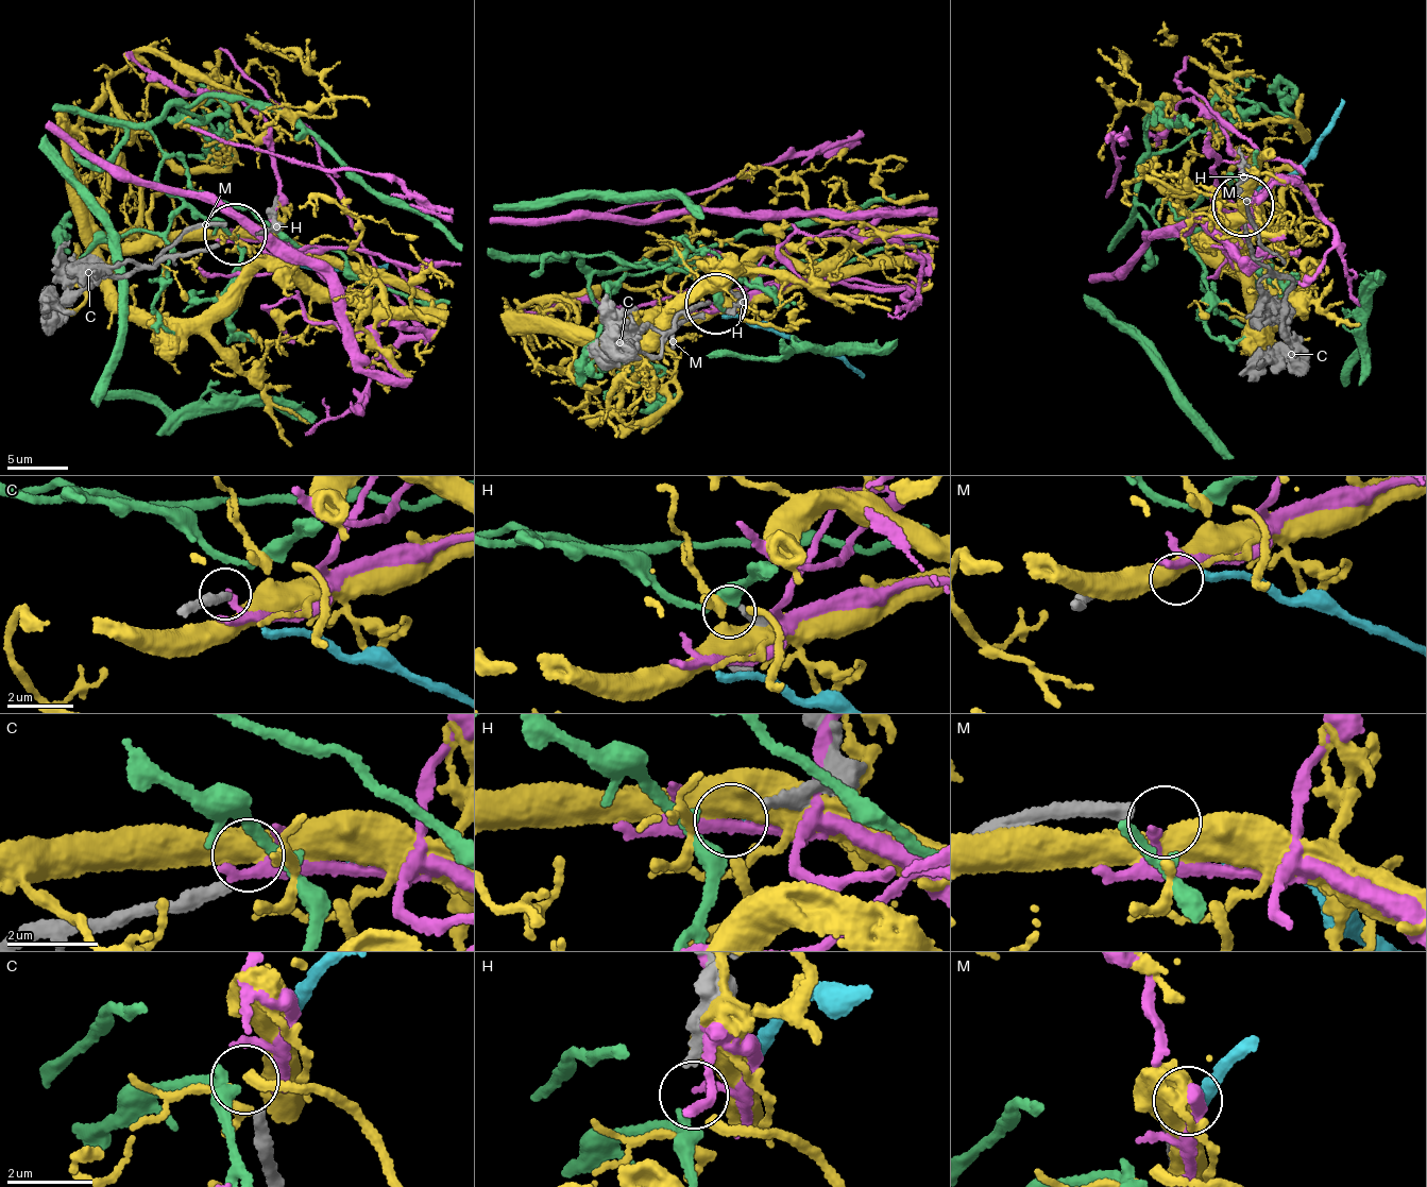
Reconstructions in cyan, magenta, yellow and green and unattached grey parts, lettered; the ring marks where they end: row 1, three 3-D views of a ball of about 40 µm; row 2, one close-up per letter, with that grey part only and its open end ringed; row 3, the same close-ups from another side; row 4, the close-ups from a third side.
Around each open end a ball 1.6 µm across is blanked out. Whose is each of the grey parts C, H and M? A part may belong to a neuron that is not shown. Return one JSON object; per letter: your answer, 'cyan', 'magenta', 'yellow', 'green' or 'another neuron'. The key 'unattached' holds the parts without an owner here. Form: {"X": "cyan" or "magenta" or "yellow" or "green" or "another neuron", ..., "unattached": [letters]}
{"C": "another neuron", "H": "green", "M": "cyan", "unattached": ["C"]}

